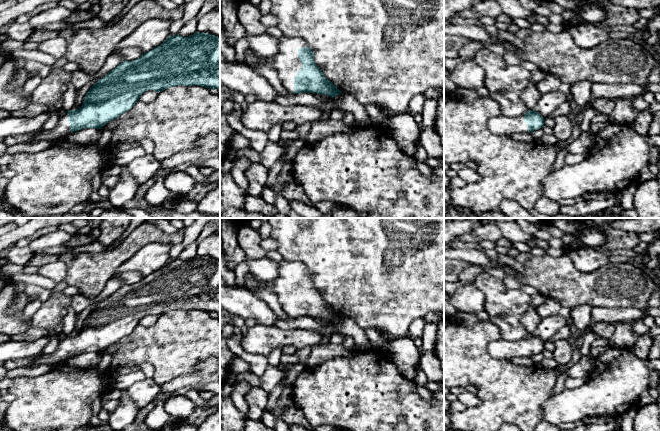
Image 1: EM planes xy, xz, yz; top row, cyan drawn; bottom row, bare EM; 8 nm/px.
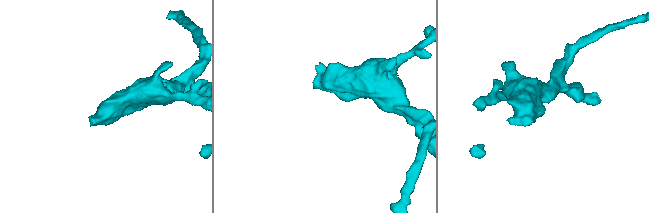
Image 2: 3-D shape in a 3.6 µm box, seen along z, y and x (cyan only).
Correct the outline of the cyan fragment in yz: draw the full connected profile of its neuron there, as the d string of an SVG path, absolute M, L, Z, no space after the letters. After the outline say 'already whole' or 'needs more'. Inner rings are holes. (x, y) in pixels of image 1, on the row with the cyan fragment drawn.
M528 110L517 117L495 116L488 120L488 128L493 134L513 136L516 133L531 133L543 128L544 118L534 110Z; needs more

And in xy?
M196 32L189 37L169 36L161 45L132 60L124 60L87 92L83 104L60 117L54 129L33 133L29 142L45 140L55 143L74 131L85 128L101 129L105 124L132 109L148 90L161 92L175 86L198 85L208 89L220 89L220 37Z; needs more

